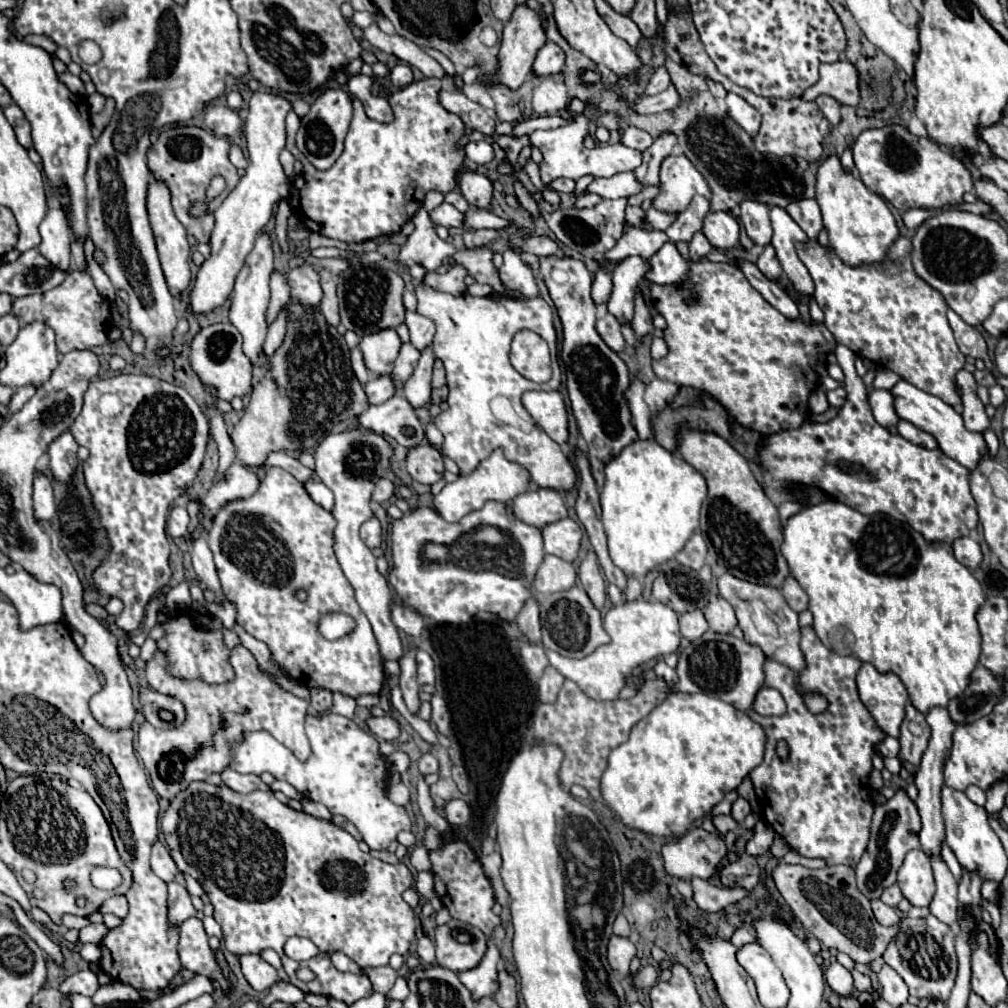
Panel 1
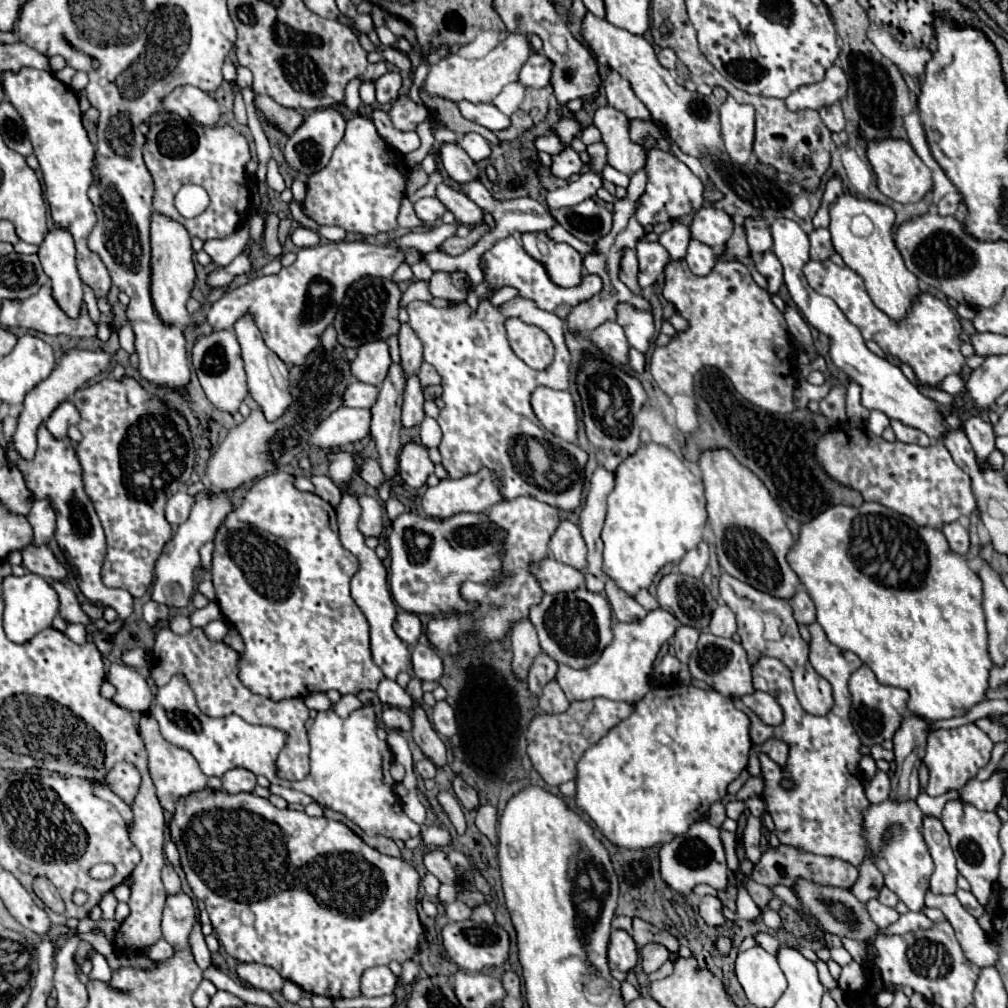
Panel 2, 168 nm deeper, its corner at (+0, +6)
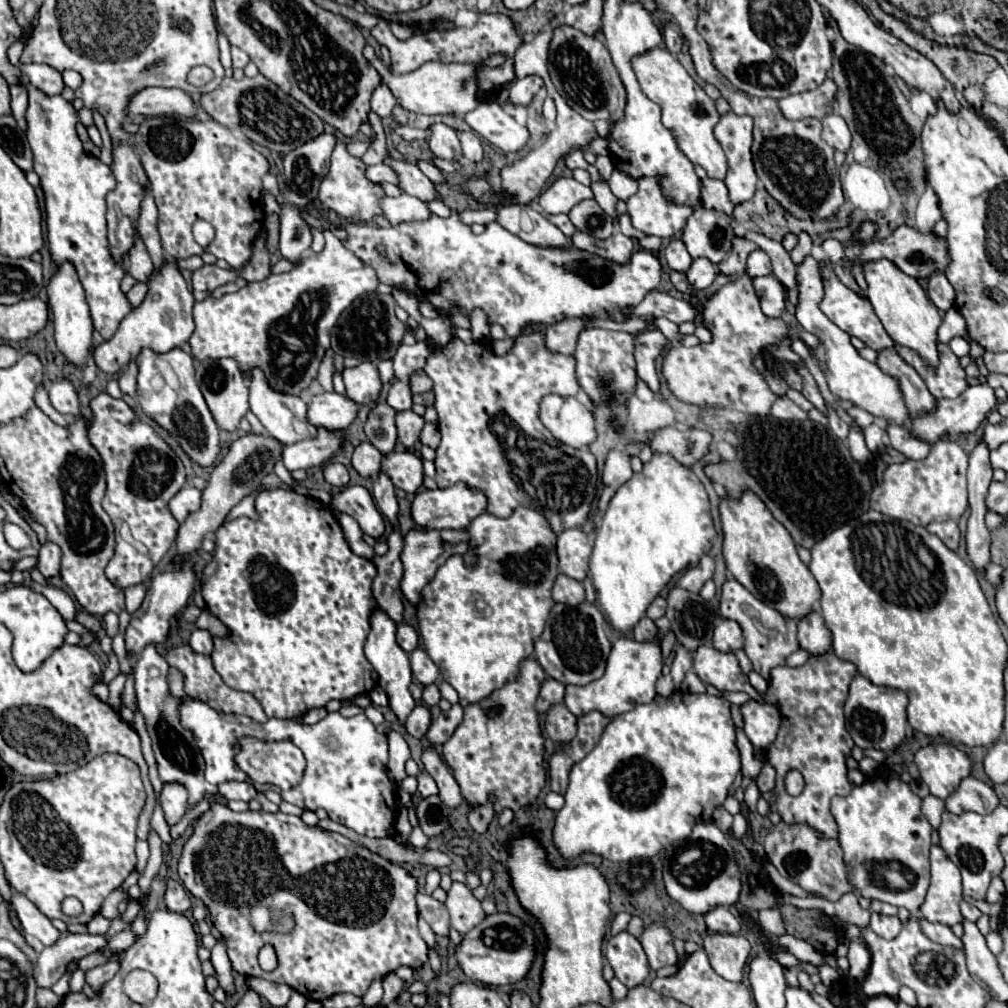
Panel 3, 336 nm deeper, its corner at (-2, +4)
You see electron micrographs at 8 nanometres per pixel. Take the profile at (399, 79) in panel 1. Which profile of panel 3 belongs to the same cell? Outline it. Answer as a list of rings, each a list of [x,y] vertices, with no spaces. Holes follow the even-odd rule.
[[[379,84],[373,92],[373,98],[371,98],[371,110],[379,116],[379,118],[387,118],[391,116],[391,110],[395,106],[395,98],[391,98],[391,92],[387,90],[387,86]]]

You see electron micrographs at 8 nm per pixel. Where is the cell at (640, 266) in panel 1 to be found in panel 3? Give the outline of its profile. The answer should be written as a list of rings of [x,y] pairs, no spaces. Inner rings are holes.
[[[659,330],[637,332],[635,338],[635,362],[637,362],[637,376],[653,390],[659,390],[659,374],[657,374],[657,360],[661,358],[667,346],[667,338]]]

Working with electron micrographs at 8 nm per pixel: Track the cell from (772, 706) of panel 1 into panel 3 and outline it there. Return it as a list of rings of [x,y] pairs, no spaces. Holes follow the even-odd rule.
[[[749,700],[741,706],[743,714],[743,732],[751,740],[753,748],[767,748],[775,742],[775,736],[779,732],[781,714],[771,704],[757,704],[755,700]]]

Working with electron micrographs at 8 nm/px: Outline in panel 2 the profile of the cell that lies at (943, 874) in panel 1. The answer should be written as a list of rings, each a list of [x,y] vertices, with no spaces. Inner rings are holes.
[[[929,890],[927,896],[925,896],[925,906],[939,908],[945,914],[945,918],[951,922],[951,926],[957,934],[957,940],[959,940],[965,956],[977,968],[985,968],[985,966],[991,966],[991,964],[997,962],[995,946],[987,940],[979,922],[969,912],[965,912],[965,908],[957,900],[957,896],[935,894],[935,892]]]

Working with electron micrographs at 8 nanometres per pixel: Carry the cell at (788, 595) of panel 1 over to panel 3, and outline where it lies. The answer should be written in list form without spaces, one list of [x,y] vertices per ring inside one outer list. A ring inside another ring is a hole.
[[[811,612],[807,618],[799,620],[799,646],[811,656],[823,656],[831,652],[831,632],[819,612]]]

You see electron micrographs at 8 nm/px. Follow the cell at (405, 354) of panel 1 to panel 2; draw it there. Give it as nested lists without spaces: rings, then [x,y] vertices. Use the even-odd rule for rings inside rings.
[[[391,364],[387,378],[381,386],[381,394],[373,404],[373,420],[371,420],[371,436],[379,450],[379,462],[385,476],[393,476],[397,472],[395,456],[401,448],[399,430],[401,430],[401,406],[403,406],[403,388],[407,374],[401,364]]]

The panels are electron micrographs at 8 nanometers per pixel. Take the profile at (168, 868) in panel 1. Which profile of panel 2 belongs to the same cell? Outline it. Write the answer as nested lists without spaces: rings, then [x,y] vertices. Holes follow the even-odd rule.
[[[165,864],[163,870],[161,870],[161,876],[163,876],[163,884],[165,884],[165,888],[167,888],[169,894],[175,894],[175,892],[181,890],[181,882],[179,882],[179,876],[173,870],[173,866]]]

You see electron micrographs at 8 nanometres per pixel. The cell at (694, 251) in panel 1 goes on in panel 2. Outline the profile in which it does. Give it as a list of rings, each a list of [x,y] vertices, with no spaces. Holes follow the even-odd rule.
[[[693,238],[691,244],[689,244],[689,250],[687,250],[685,260],[687,260],[687,264],[689,264],[689,268],[691,268],[693,274],[705,276],[705,274],[711,272],[711,268],[713,268],[713,264],[715,264],[717,258],[715,258],[711,246],[701,244],[699,240]]]

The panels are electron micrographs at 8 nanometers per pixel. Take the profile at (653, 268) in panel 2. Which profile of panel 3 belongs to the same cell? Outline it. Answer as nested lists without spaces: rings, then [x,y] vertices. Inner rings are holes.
[[[451,210],[449,218],[431,214],[427,220],[401,222],[397,226],[377,226],[369,222],[345,220],[343,224],[335,224],[335,228],[347,232],[343,246],[351,250],[359,260],[369,264],[377,272],[379,282],[407,290],[419,302],[429,302],[431,306],[435,306],[435,310],[439,310],[441,314],[449,314],[451,308],[459,308],[463,314],[467,314],[467,318],[471,318],[471,312],[479,308],[487,314],[489,324],[501,324],[511,338],[515,338],[519,328],[527,322],[553,325],[565,318],[609,318],[623,322],[627,320],[623,310],[637,306],[645,298],[645,294],[655,290],[661,282],[659,258],[649,250],[639,250],[631,254],[627,264],[617,264],[575,246],[543,248],[527,244],[503,230],[497,222],[487,224],[487,230],[483,234],[473,234],[471,226],[459,220],[457,210]],[[411,240],[417,240],[417,248],[411,246]]]

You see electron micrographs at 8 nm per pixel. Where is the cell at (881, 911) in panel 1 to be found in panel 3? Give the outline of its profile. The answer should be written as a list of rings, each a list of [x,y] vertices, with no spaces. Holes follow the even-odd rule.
[[[871,914],[871,924],[869,928],[885,938],[885,940],[893,940],[899,932],[901,932],[901,920],[897,916],[883,916],[883,914]]]

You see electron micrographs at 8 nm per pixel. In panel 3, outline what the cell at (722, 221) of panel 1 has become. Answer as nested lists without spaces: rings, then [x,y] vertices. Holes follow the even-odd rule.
[[[697,206],[681,236],[691,258],[707,258],[713,264],[719,264],[729,254],[735,238],[729,222],[731,218],[727,214]]]

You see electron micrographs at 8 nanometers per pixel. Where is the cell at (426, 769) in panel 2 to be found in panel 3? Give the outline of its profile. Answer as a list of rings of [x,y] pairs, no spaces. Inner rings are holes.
[[[425,770],[417,776],[417,780],[419,780],[419,788],[417,788],[417,792],[415,792],[415,796],[417,796],[417,798],[427,798],[427,796],[437,794],[435,780],[433,780]]]

